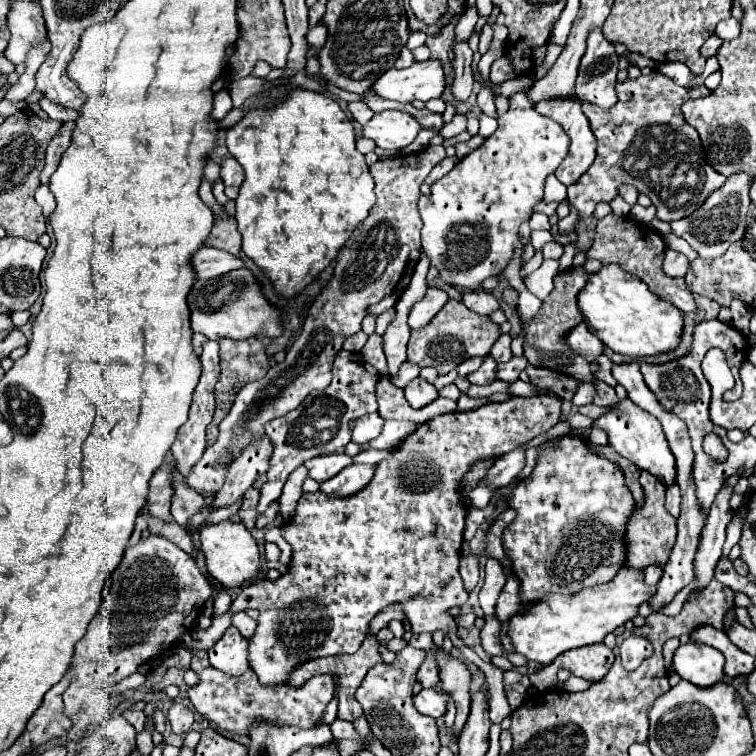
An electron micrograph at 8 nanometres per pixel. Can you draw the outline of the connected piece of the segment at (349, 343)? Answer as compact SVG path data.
M360 331L357 335L353 335L353 337L349 337L347 341L345 341L345 345L343 345L343 349L347 349L347 351L360 351L361 347L365 345L367 341L367 335Z

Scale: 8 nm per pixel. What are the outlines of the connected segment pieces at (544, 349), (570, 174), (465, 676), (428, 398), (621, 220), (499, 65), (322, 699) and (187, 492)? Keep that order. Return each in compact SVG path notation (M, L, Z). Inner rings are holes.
M579 267L579 269L567 269L559 275L555 275L555 289L553 293L543 301L543 309L539 311L539 315L529 323L527 329L527 337L525 337L525 357L531 365L535 367L549 367L555 371L561 371L565 375L573 375L579 381L595 381L595 377L589 371L589 363L579 357L577 353L573 353L571 349L567 349L561 341L561 337L575 325L579 325L583 321L581 311L577 309L577 293L581 291L581 287L587 283L587 273Z
M559 97L551 101L539 101L535 109L541 115L561 123L569 135L569 153L557 167L555 177L563 185L573 185L595 159L595 135L591 133L585 113L581 111L581 101L577 97Z
M439 651L439 677L443 681L443 689L449 691L457 703L457 719L455 719L455 731L461 731L467 723L467 717L469 717L469 705L471 705L471 699L469 699L469 681L471 681L471 675L465 667L463 661L459 659L453 659L453 657L445 657L441 651Z
M415 377L415 381L411 381L411 385L407 385L405 389L405 399L409 401L411 407L417 407L417 409L431 403L437 395L439 395L437 389L421 377Z
M611 213L597 223L595 241L593 241L591 249L587 251L587 257L599 259L601 263L619 263L625 271L629 271L629 273L637 275L641 281L645 281L649 285L651 293L655 293L659 299L665 299L665 301L673 303L675 307L679 307L681 311L689 313L689 311L697 309L693 293L687 289L683 279L671 279L661 271L663 251L665 251L665 245L661 241L661 235L655 229L651 229L649 225L641 225L641 223L633 221L631 217L617 217Z
M503 53L503 55L491 65L491 83L501 85L501 83L505 83L505 81L509 81L509 79L515 79L515 77L517 77L517 73L515 73L515 69L513 69L513 65L511 65L511 59L509 59L507 53Z
M189 649L189 651L193 653L191 669L199 677L199 683L189 687L189 699L191 699L193 707L201 713L201 717L213 721L223 731L245 735L245 733L249 733L249 727L255 719L263 719L263 721L275 723L279 727L295 725L301 729L311 729L311 727L323 725L325 707L335 695L333 677L329 673L311 677L301 687L293 687L289 683L271 687L271 685L259 685L259 679L255 677L255 671L251 671L251 669L247 669L247 673L243 673L239 677L227 677L227 673L219 673L219 669L215 669L209 663L207 651L201 651L201 649Z
M181 473L173 475L173 487L175 487L175 495L173 495L173 503L171 503L171 515L173 519L181 525L187 527L187 521L195 515L201 513L201 509L205 507L205 499L195 493L193 489L187 489L185 485L185 477Z

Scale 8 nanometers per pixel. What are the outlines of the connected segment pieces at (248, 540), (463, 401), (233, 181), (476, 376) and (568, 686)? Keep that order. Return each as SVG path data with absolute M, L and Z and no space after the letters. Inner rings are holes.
M221 521L217 525L207 525L201 529L201 549L207 559L209 573L227 589L243 587L253 583L261 573L261 553L257 541L251 537L243 523Z
M461 395L459 401L457 401L457 407L459 407L459 411L471 411L471 409L481 407L481 405L485 405L485 403L489 403L489 397L479 397L479 399L475 399L475 397L469 397L469 395Z
M223 159L221 161L221 179L223 183L229 187L229 185L235 185L239 187L243 183L243 167L233 159Z
M487 355L487 357L483 359L483 365L481 365L475 373L471 373L467 379L469 379L471 383L477 383L477 385L489 385L489 383L495 381L495 369L497 369L495 359L493 359L491 355Z
M571 676L566 682L562 684L562 688L567 692L578 692L588 689L592 682L586 681L582 678Z

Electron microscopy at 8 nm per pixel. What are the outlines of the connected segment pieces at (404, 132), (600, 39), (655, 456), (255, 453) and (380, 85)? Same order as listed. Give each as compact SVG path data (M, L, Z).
M403 111L375 113L373 119L363 127L365 137L373 139L377 147L389 151L399 151L407 147L411 141L415 141L419 131L419 121L415 121L415 117Z
M593 29L587 39L587 51L579 65L579 77L575 83L575 95L581 101L595 103L603 109L615 105L615 83L617 83L617 61L615 47L603 37L601 29Z
M629 397L619 399L619 405L615 409L609 409L607 413L603 413L599 419L595 419L593 427L599 427L607 433L609 447L613 447L621 457L627 457L639 469L649 471L665 485L675 483L675 475L677 475L675 457L669 451L669 445L667 445L667 439L663 435L659 421L655 417L651 417L651 413L647 413L645 409L639 409L639 405L635 405Z
M259 437L255 445L249 445L243 455L231 463L231 469L227 473L227 481L223 489L219 489L211 501L211 509L223 509L233 505L237 499L243 497L243 493L253 485L253 481L259 477L259 473L267 471L267 461L271 457L271 443L267 437Z
M439 59L417 61L407 69L389 69L373 83L373 89L379 93L379 97L399 103L441 97L445 87L447 75L443 71L443 61Z

